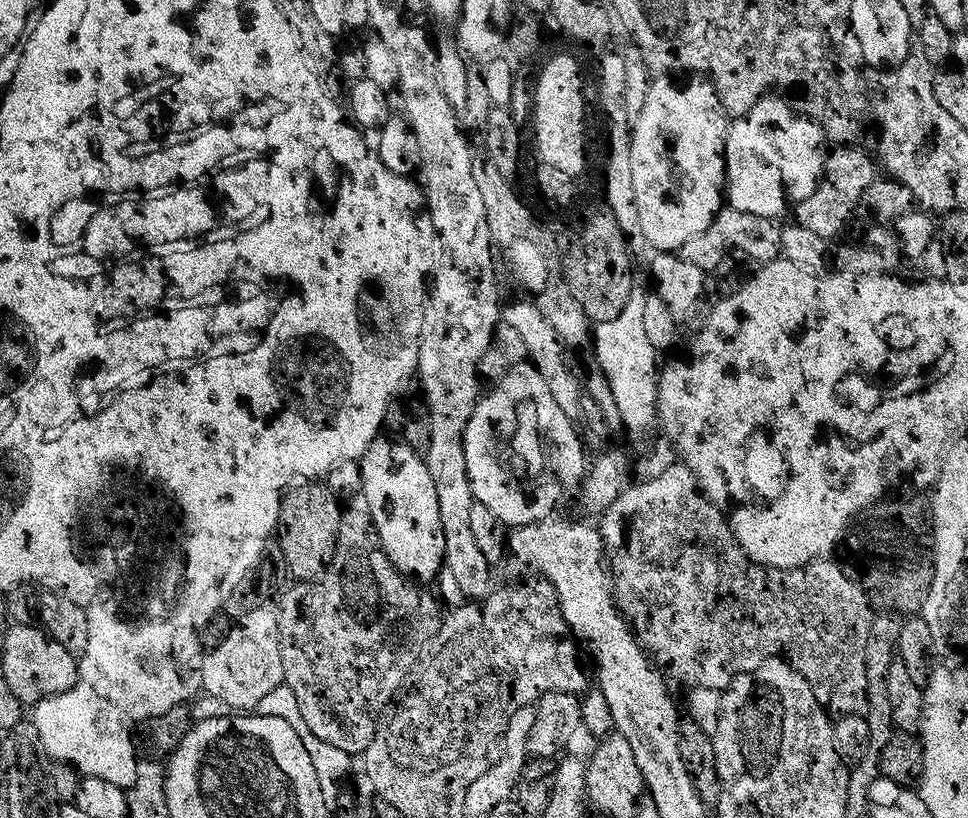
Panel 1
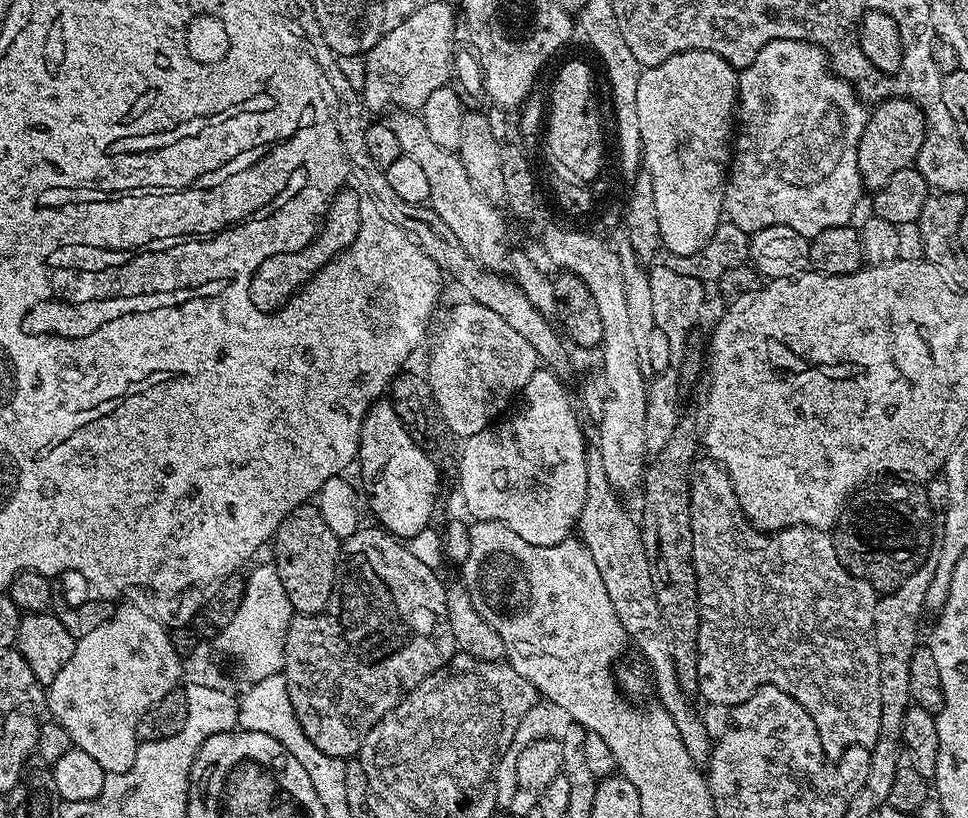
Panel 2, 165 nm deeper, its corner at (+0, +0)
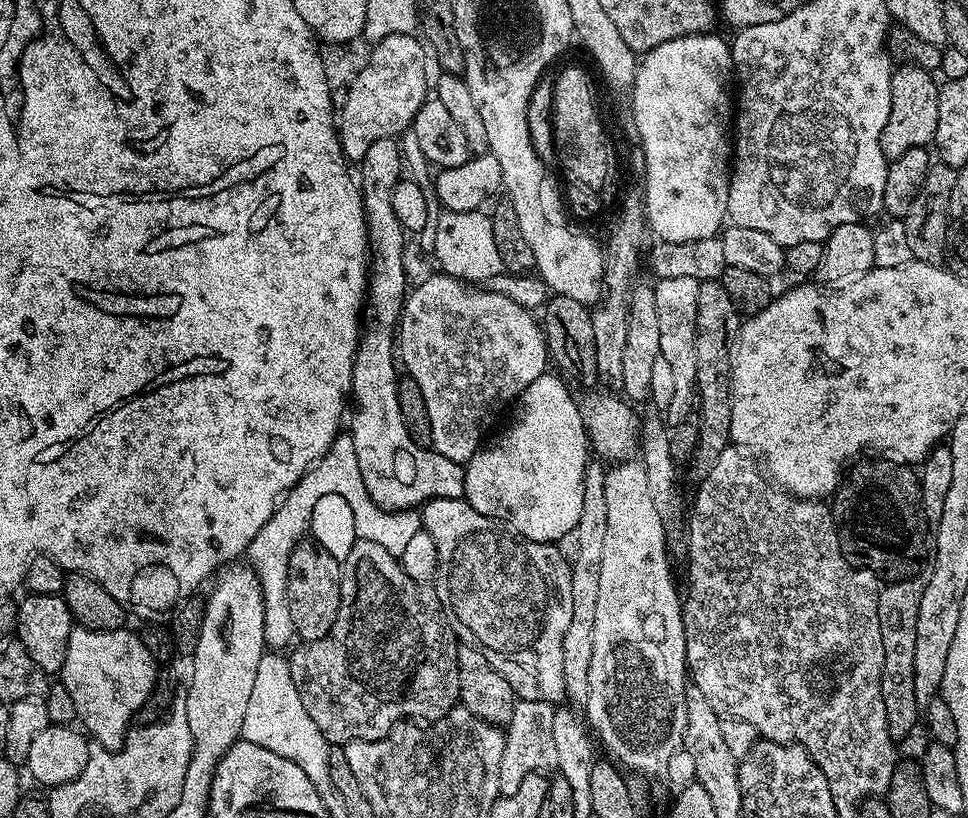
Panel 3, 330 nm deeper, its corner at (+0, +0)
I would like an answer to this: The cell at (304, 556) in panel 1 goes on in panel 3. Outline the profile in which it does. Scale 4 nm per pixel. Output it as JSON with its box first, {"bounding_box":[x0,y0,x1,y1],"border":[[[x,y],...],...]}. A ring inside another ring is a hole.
{"bounding_box":[288,542,341,641],"border":[[[301,542],[292,552],[288,567],[288,601],[290,618],[294,621],[296,636],[301,641],[322,638],[334,626],[340,609],[341,561],[315,542]]]}

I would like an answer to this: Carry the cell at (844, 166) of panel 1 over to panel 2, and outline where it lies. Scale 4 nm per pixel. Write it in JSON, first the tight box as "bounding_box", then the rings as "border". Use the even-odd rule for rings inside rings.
{"bounding_box":[858,96,924,190],"border":[[[892,96],[889,100],[879,101],[871,109],[858,142],[858,170],[863,187],[869,190],[881,188],[890,182],[893,174],[898,174],[898,170],[913,167],[923,141],[924,115],[917,104],[906,96]]]}

